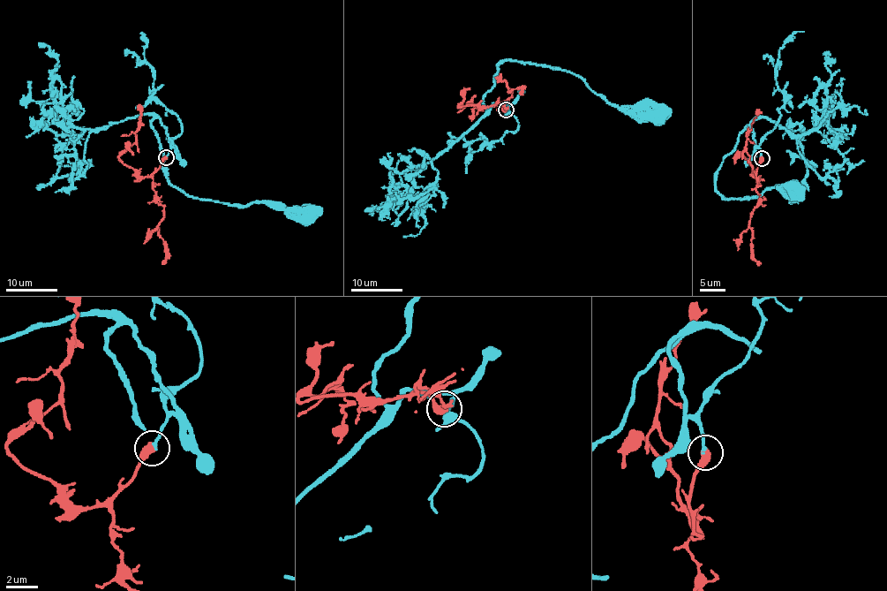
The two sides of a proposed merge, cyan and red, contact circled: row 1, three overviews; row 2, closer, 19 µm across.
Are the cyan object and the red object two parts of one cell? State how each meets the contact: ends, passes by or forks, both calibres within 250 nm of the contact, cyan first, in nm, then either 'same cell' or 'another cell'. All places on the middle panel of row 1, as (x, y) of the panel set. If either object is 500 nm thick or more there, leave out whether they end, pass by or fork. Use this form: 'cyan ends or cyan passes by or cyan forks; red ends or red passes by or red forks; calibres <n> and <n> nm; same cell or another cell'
calibres 200 and 550 nm; same cell

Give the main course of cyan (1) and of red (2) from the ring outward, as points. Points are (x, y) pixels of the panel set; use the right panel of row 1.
1: (761, 158), (753, 121), (723, 160), (717, 192), (735, 198), (757, 196), (776, 187), (784, 194), (794, 191)
2: (761, 158), (757, 171), (758, 182), (745, 148), (751, 123), (759, 109)

